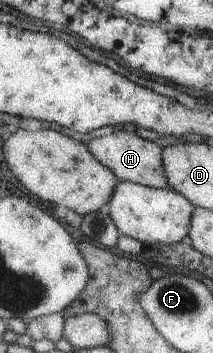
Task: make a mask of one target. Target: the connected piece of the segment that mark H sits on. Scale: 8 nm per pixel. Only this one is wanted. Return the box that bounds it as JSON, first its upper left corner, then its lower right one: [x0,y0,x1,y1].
[85,131,166,188]

